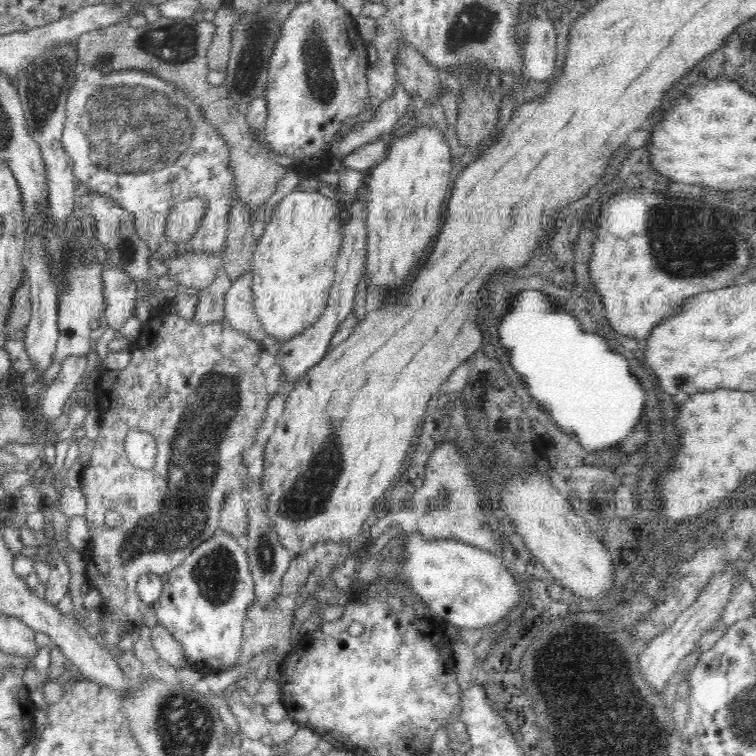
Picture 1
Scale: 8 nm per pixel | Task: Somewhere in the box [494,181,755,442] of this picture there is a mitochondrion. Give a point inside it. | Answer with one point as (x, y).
(685, 241)

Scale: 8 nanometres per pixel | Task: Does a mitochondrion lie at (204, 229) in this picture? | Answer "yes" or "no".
no

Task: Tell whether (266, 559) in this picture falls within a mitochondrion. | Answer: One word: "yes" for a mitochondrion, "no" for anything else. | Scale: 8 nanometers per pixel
yes

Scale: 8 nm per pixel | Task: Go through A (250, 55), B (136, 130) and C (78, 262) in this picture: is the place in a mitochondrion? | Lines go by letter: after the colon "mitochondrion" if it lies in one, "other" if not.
A: mitochondrion
B: mitochondrion
C: mitochondrion

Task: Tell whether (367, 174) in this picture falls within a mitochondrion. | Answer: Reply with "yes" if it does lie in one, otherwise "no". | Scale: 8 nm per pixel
no

